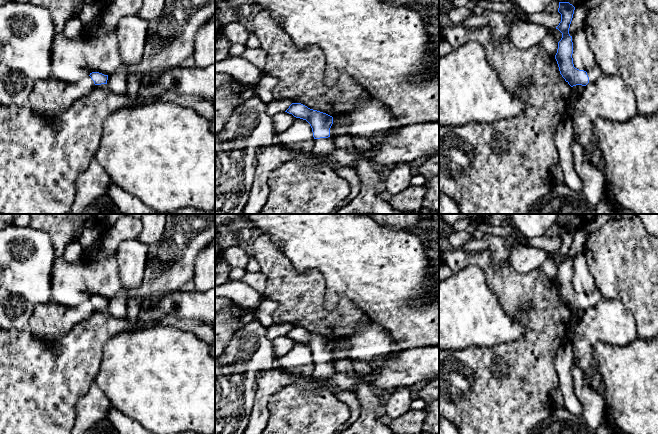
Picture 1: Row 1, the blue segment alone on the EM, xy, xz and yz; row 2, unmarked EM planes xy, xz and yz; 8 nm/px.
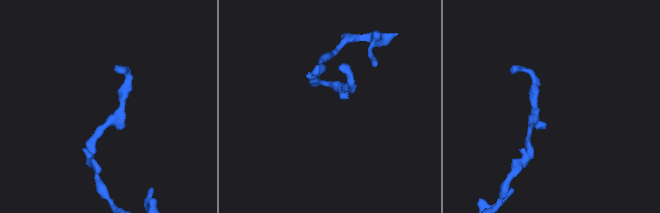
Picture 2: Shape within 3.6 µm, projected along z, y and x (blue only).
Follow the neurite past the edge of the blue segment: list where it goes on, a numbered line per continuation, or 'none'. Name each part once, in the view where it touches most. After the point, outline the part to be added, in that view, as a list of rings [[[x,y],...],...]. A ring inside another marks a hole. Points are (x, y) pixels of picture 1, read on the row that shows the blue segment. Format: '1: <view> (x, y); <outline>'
1: xz (323, 145); [[[320,138],[315,139],[314,146],[312,148],[312,153],[314,154],[331,154],[335,150],[334,140],[331,138]]]

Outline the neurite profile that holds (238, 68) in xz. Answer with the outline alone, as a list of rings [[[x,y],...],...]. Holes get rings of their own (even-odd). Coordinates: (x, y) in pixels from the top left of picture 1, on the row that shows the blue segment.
[[[228,56],[223,60],[215,60],[215,73],[227,74],[238,82],[255,86],[263,72],[255,65],[241,57]]]

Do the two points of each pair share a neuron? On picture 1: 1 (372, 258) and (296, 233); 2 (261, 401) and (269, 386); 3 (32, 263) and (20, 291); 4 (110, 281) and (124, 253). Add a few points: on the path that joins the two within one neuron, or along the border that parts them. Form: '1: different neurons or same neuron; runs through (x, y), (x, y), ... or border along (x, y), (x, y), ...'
1: same neuron; runs through (353, 252), (330, 233), (315, 233)
2: same neuron; runs through (262, 397), (265, 390)
3: same neuron; runs through (25, 270), (20, 275), (20, 284)
4: different neurons; border along (115, 254), (122, 288)

